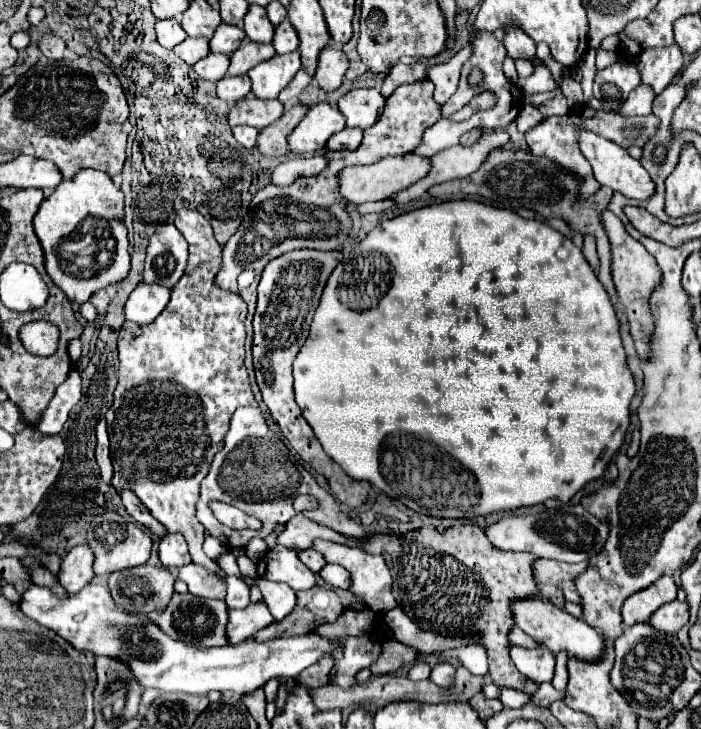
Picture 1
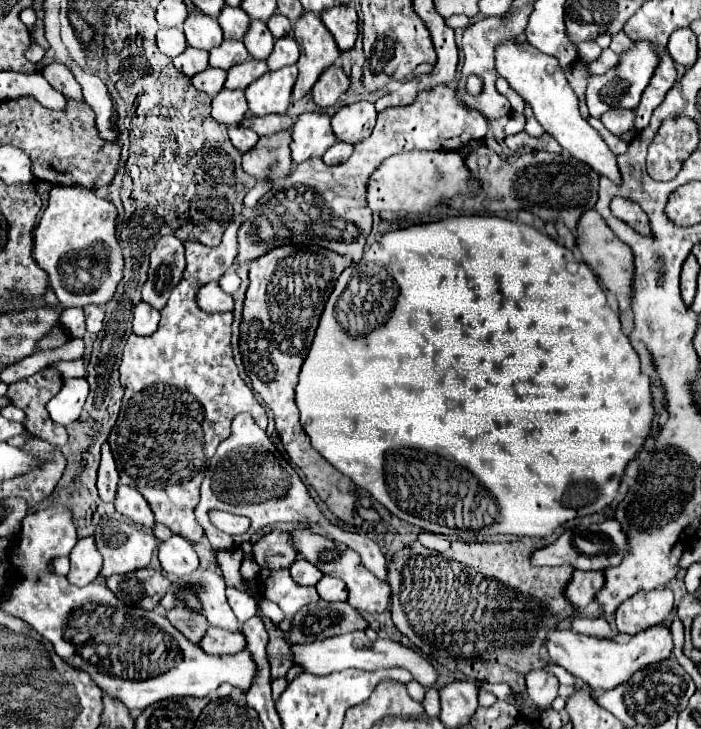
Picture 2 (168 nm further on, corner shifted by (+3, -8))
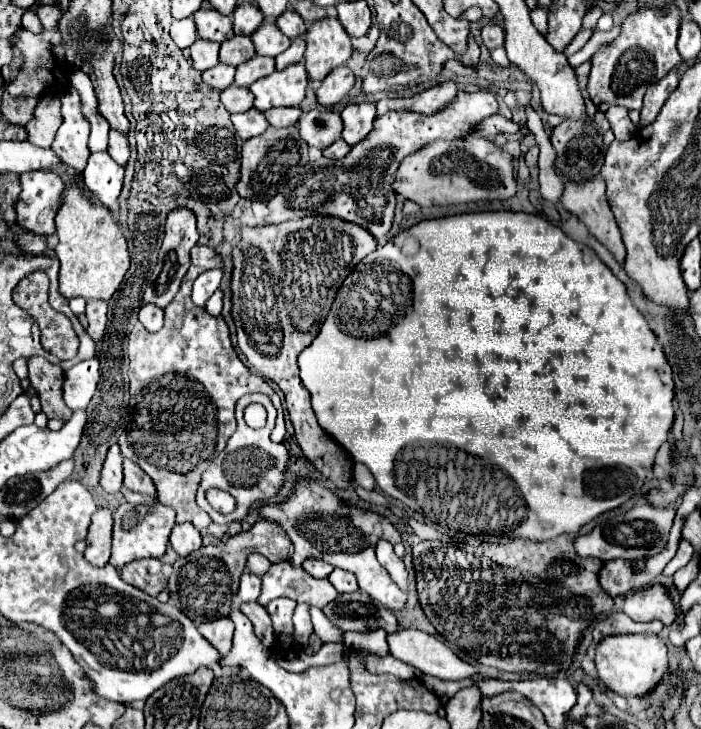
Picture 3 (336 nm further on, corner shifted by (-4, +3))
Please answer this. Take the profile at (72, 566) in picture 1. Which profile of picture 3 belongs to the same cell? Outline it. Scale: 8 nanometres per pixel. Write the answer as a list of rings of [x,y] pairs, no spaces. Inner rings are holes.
[[[107,508],[97,510],[91,520],[91,528],[87,534],[87,550],[85,550],[85,558],[93,566],[101,568],[109,562],[111,530],[113,530],[113,512]]]

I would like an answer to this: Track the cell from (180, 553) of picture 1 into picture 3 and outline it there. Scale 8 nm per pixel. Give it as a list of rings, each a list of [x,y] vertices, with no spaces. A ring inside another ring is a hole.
[[[191,522],[175,524],[175,528],[171,532],[171,546],[175,548],[175,552],[179,556],[187,556],[201,548],[201,534]]]

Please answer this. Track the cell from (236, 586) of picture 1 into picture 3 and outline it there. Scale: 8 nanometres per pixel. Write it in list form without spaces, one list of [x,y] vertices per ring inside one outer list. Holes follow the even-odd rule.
[[[249,570],[243,572],[241,576],[241,586],[239,586],[239,598],[243,602],[255,602],[261,594],[261,576],[251,574]]]

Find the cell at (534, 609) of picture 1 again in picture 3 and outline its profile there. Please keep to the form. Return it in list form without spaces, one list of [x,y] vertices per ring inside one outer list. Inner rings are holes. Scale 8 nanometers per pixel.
[[[627,634],[627,636],[609,636],[597,644],[595,666],[601,682],[615,694],[625,698],[645,698],[669,672],[667,666],[667,646],[655,634]]]

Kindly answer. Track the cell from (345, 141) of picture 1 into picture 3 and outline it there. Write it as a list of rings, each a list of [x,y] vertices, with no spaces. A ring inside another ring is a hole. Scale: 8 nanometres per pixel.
[[[337,140],[337,142],[333,142],[329,148],[323,150],[323,156],[325,156],[325,158],[343,158],[349,150],[351,150],[351,146],[345,144],[345,140]]]

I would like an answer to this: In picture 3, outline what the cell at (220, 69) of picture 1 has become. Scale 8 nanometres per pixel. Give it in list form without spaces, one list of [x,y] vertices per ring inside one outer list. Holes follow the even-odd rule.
[[[217,64],[215,68],[209,68],[203,72],[203,80],[215,90],[225,90],[227,86],[231,86],[233,76],[235,76],[235,68],[227,64]]]

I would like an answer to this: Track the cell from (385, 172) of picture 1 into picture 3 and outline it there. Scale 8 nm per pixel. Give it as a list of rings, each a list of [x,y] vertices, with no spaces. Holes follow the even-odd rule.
[[[465,136],[457,140],[435,140],[433,144],[421,148],[419,152],[407,156],[401,162],[401,178],[397,176],[393,190],[397,194],[403,194],[407,200],[417,202],[419,206],[451,206],[451,204],[463,204],[463,202],[477,202],[477,200],[507,200],[515,196],[517,184],[515,184],[515,166],[513,166],[513,156],[495,146],[487,138],[477,138],[477,136]]]

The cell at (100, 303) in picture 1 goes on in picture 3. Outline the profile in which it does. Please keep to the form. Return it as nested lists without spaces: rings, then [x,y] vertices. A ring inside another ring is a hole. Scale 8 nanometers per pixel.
[[[101,300],[87,302],[87,318],[89,318],[89,326],[87,326],[89,336],[93,340],[103,340],[107,326],[107,302]]]

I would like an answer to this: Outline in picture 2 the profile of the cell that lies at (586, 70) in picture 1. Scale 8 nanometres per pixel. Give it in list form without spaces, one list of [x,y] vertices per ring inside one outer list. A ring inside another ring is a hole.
[[[626,109],[606,111],[606,115],[602,115],[602,123],[614,135],[622,135],[634,127],[634,111],[626,111]]]

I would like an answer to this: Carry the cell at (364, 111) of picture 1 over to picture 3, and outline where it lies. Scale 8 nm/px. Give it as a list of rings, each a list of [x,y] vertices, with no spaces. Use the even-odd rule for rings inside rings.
[[[361,102],[361,104],[347,104],[341,112],[341,120],[345,124],[343,128],[343,140],[349,146],[355,146],[359,140],[363,140],[369,130],[373,128],[375,120],[375,104]]]

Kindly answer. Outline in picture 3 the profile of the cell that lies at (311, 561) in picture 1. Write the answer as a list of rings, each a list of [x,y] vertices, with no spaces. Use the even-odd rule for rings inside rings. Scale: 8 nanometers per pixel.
[[[305,560],[303,562],[303,570],[309,572],[313,578],[327,578],[333,572],[331,564],[325,564],[323,560]]]

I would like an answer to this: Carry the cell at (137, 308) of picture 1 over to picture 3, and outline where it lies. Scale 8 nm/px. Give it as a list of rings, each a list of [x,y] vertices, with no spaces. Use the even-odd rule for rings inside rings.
[[[145,304],[139,310],[139,322],[149,330],[149,332],[157,332],[163,328],[163,310],[157,308],[155,304]]]

